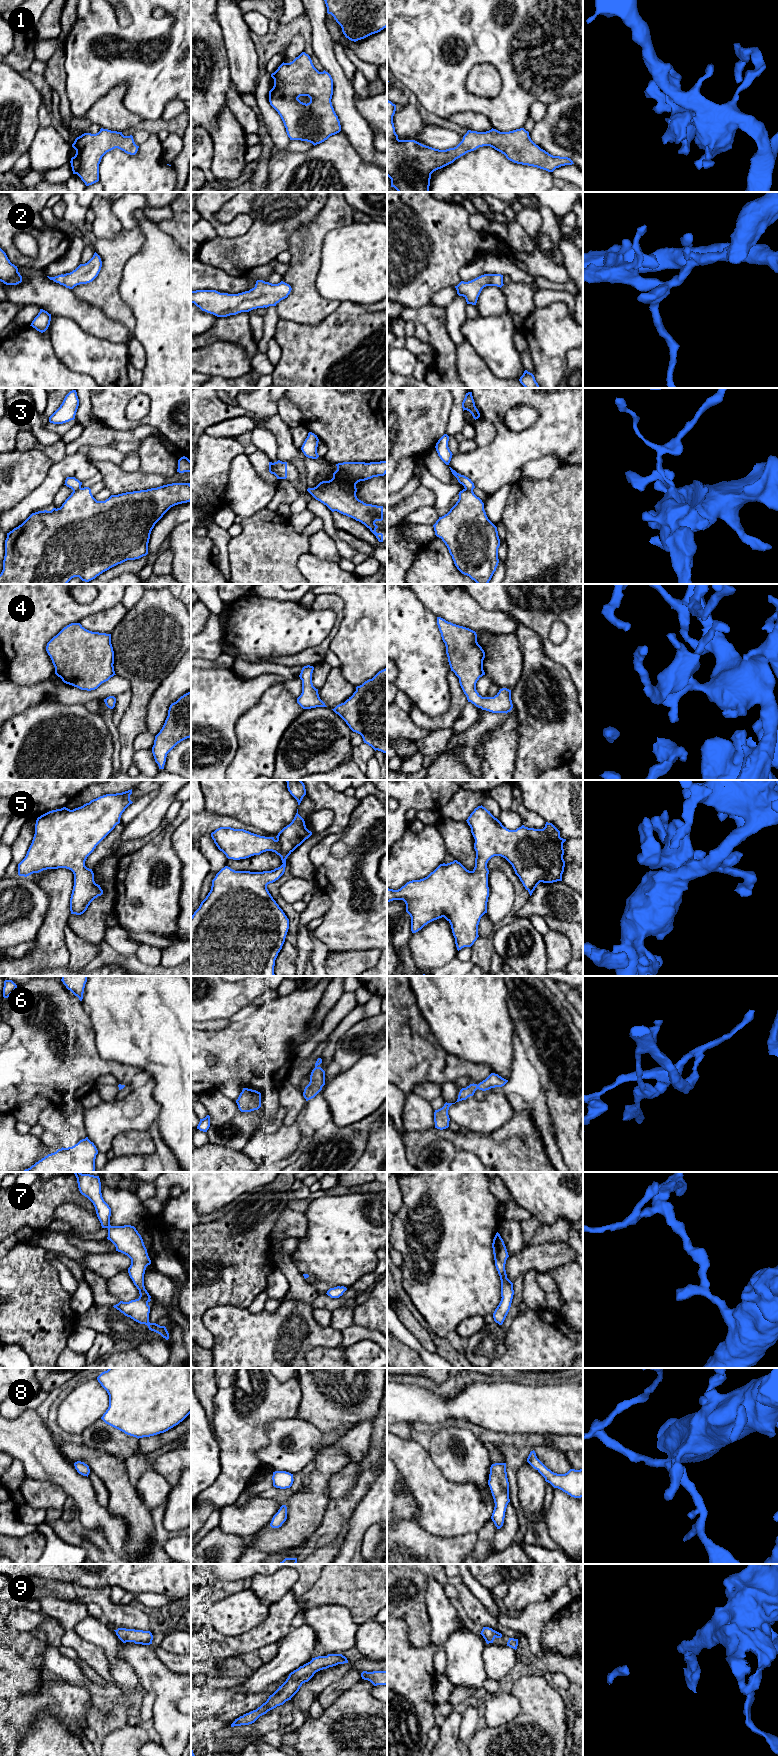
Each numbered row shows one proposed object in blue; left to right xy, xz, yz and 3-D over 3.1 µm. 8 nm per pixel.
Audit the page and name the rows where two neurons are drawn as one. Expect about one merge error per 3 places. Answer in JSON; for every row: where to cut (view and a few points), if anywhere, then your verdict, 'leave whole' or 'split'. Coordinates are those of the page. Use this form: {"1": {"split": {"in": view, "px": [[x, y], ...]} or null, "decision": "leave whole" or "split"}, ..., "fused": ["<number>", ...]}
{"1": {"split": null, "decision": "leave whole"}, "2": {"split": null, "decision": "leave whole"}, "3": {"split": {"in": "xy", "px": [[80, 487], [73, 491]]}, "decision": "split"}, "4": {"split": null, "decision": "leave whole"}, "5": {"split": null, "decision": "leave whole"}, "6": {"split": null, "decision": "leave whole"}, "7": {"split": null, "decision": "leave whole"}, "8": {"split": null, "decision": "leave whole"}, "9": {"split": null, "decision": "leave whole"}, "fused": ["3"]}

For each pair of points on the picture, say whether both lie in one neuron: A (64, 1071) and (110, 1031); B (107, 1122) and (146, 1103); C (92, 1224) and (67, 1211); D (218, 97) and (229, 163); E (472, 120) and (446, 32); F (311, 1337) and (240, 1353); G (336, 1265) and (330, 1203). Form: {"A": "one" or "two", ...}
{"A": "two", "B": "one", "C": "one", "D": "two", "E": "two", "F": "one", "G": "one"}

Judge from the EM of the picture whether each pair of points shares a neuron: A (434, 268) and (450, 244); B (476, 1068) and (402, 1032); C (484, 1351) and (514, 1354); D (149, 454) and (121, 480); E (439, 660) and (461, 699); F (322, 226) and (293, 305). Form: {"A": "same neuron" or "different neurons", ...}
{"A": "same neuron", "B": "same neuron", "C": "different neurons", "D": "different neurons", "E": "different neurons", "F": "same neuron"}

